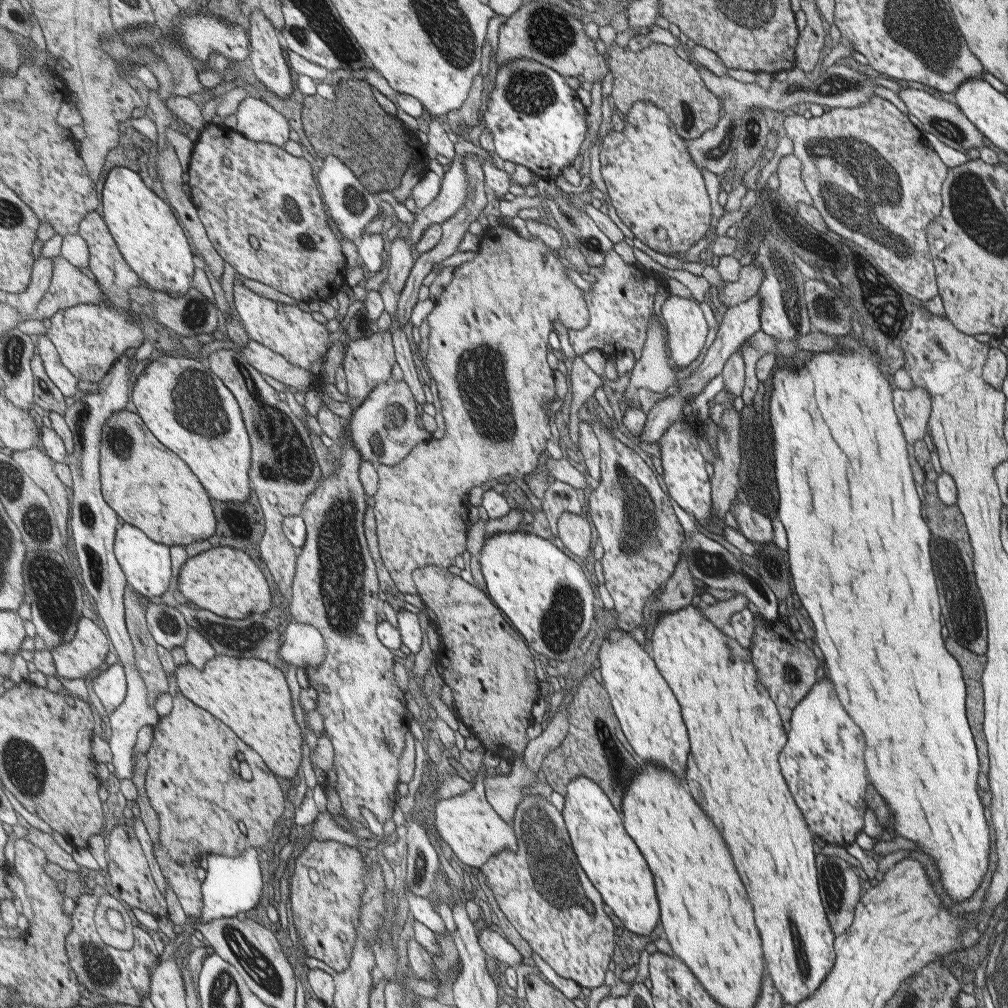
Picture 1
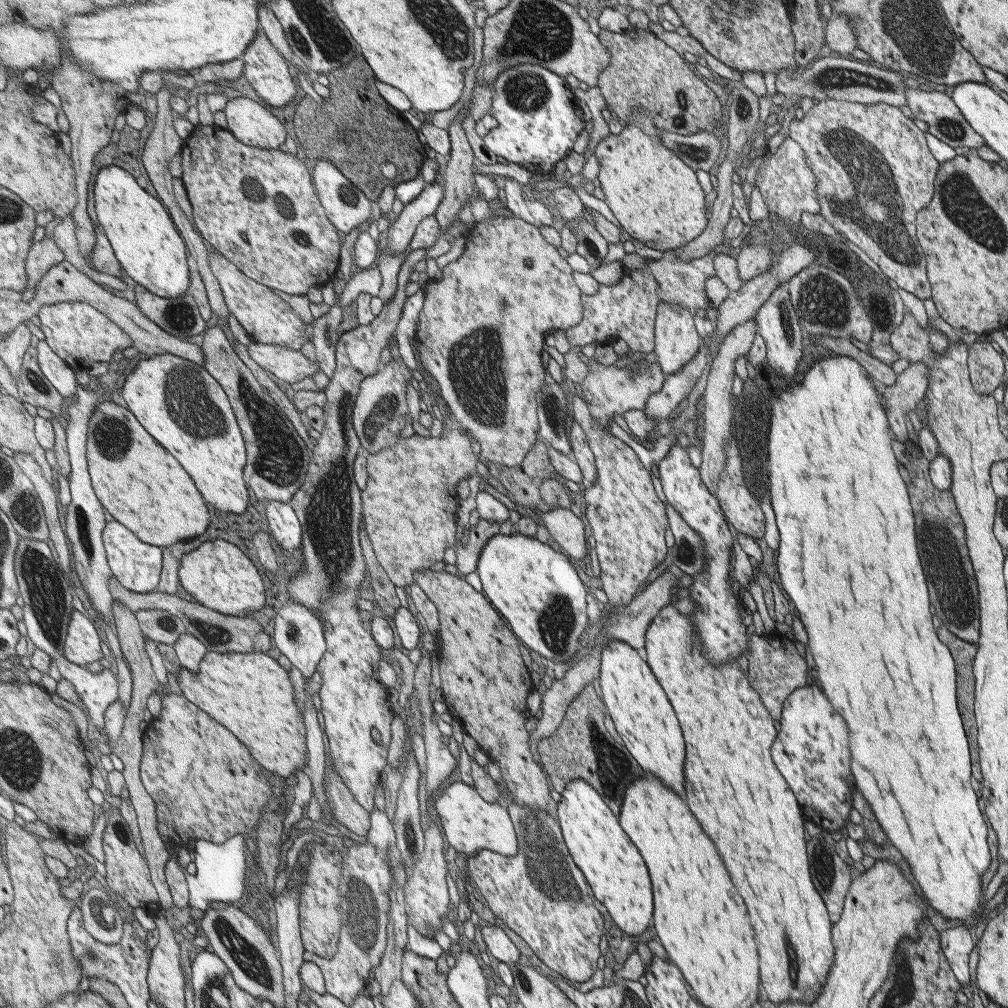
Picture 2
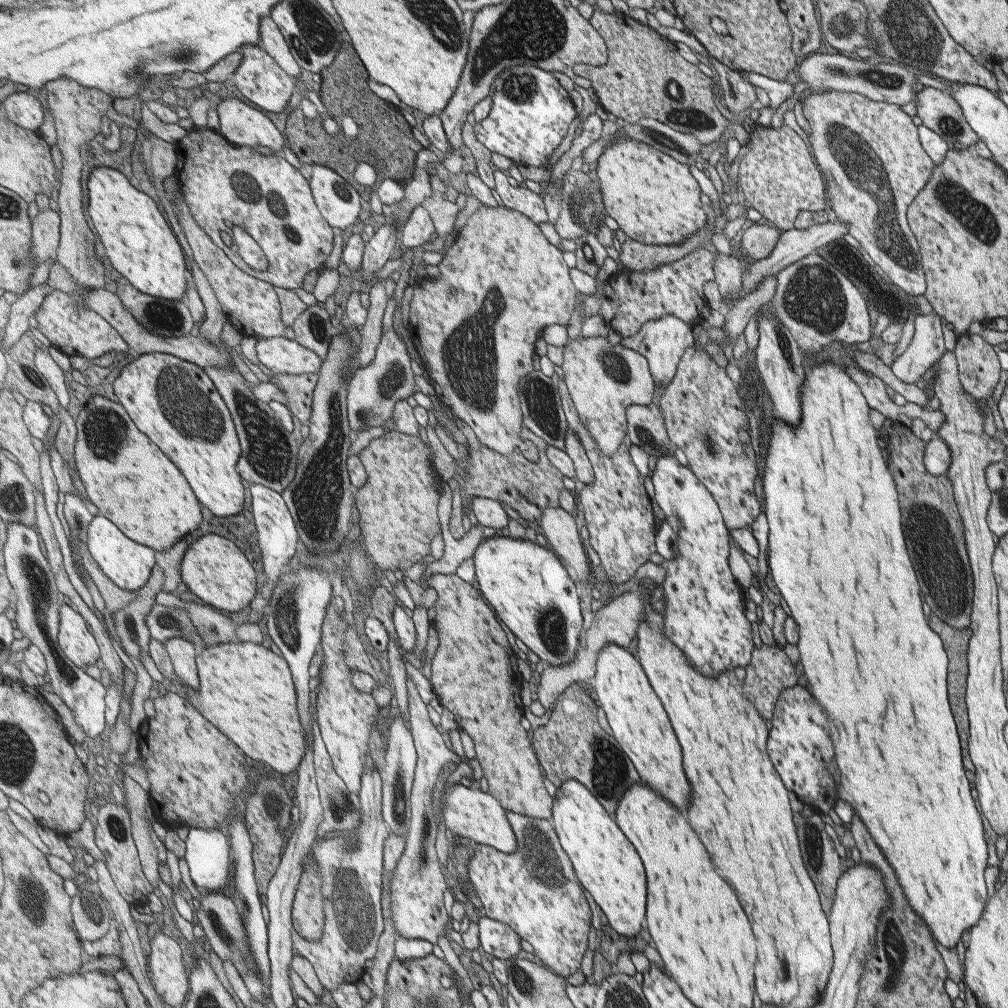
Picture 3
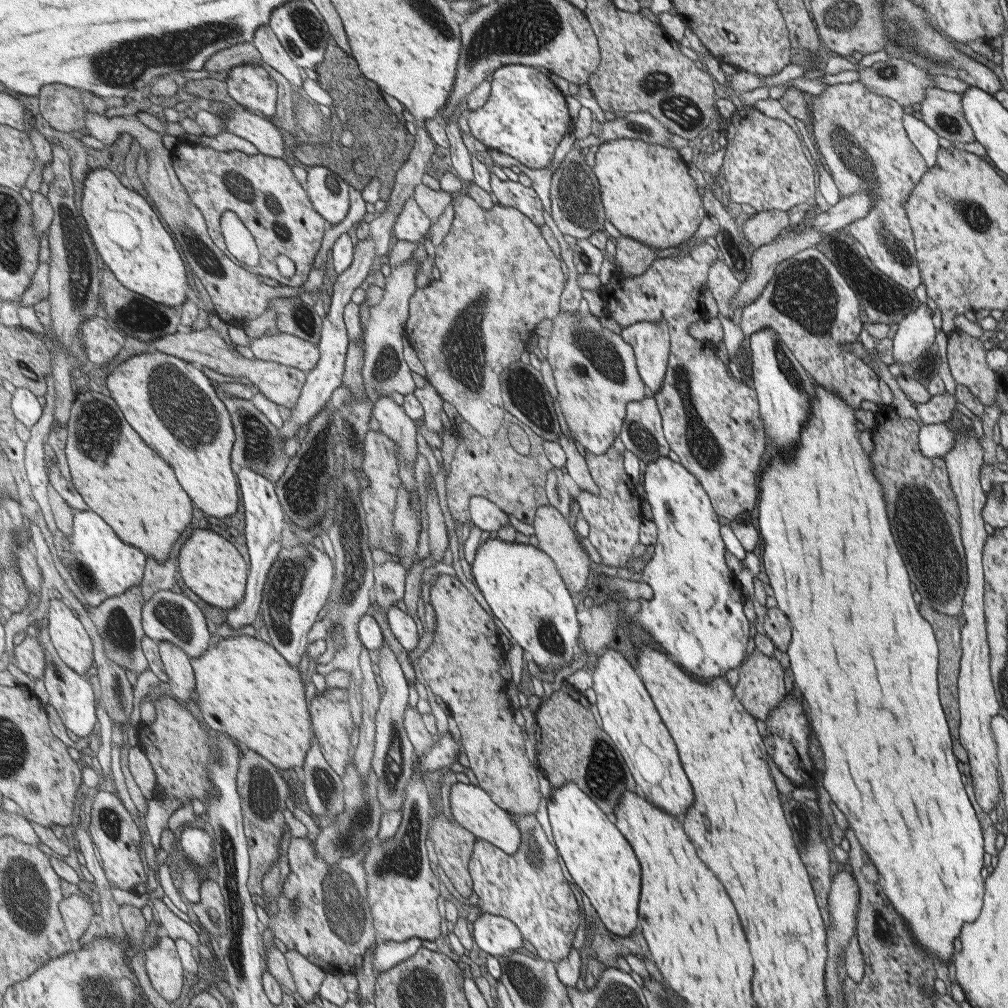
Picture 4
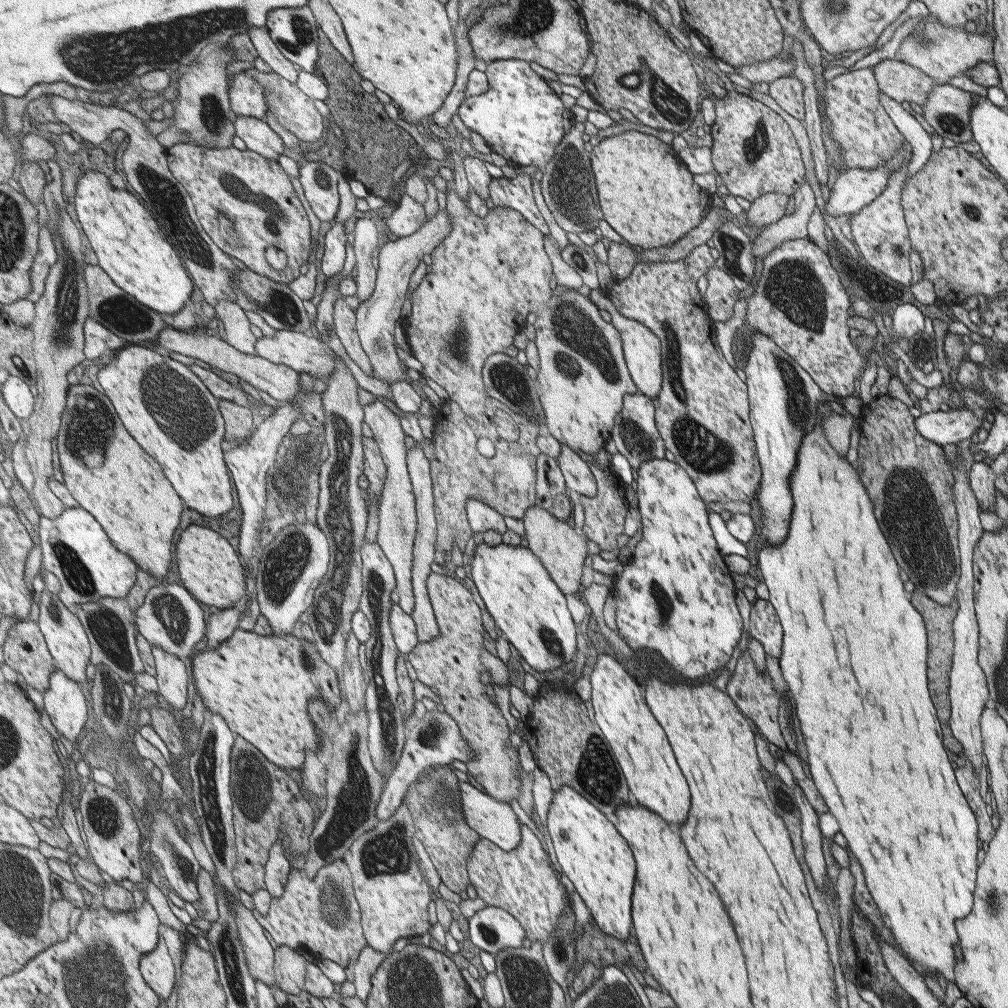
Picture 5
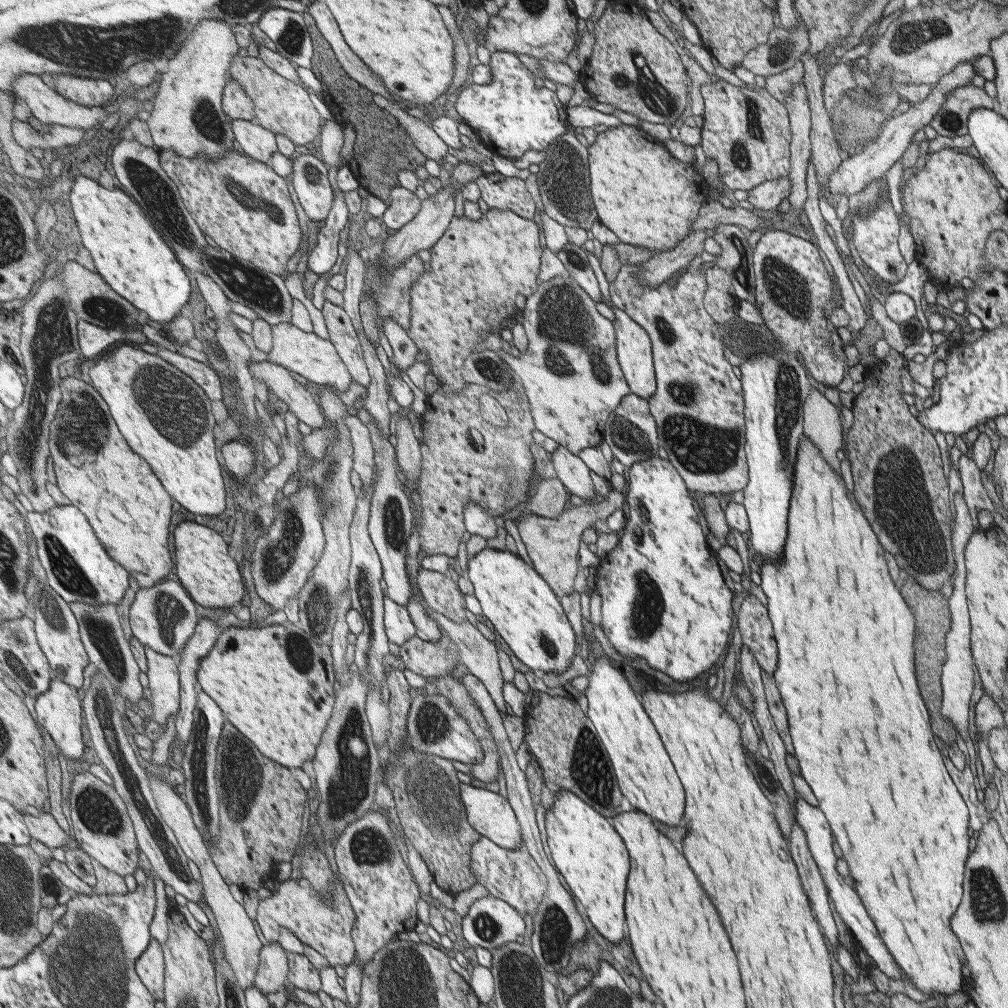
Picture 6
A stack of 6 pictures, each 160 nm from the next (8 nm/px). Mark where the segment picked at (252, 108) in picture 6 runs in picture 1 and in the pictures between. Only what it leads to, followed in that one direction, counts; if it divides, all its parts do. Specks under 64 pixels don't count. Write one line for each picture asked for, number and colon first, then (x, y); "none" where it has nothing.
1: (268, 63)
2: (266, 70)
3: (259, 78)
4: (252, 87)
5: (247, 95)

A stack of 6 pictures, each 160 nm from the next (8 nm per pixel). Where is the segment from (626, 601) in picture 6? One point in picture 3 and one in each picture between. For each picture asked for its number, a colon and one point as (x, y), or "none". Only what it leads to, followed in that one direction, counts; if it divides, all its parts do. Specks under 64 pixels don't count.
3: (703, 612)
4: (694, 593)
5: (681, 577)

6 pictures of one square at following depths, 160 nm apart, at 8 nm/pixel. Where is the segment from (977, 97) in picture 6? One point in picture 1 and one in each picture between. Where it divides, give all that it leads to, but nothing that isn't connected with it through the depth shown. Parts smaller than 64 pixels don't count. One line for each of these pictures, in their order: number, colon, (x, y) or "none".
1: (939, 119)
2: (935, 110)
3: (937, 111)
4: (940, 110)
5: (946, 109)

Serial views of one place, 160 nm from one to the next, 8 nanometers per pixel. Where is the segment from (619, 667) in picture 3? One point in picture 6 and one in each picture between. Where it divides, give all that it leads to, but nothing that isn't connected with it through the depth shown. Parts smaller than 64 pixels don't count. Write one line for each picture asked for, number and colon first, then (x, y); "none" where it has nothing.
4: (627, 715)
5: (617, 708)
6: (646, 778)

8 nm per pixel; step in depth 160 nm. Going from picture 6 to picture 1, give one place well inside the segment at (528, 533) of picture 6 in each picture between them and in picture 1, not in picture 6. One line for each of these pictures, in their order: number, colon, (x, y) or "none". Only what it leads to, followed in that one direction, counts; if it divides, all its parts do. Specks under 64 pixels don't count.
1: (574, 532)
2: (565, 528)
3: (559, 529)
4: (555, 537)
5: (562, 549)

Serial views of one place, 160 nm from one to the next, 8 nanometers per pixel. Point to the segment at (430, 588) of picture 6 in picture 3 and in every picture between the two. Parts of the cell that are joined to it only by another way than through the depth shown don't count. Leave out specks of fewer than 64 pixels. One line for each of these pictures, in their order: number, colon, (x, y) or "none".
3: (474, 675)
4: (462, 665)
5: (451, 664)

